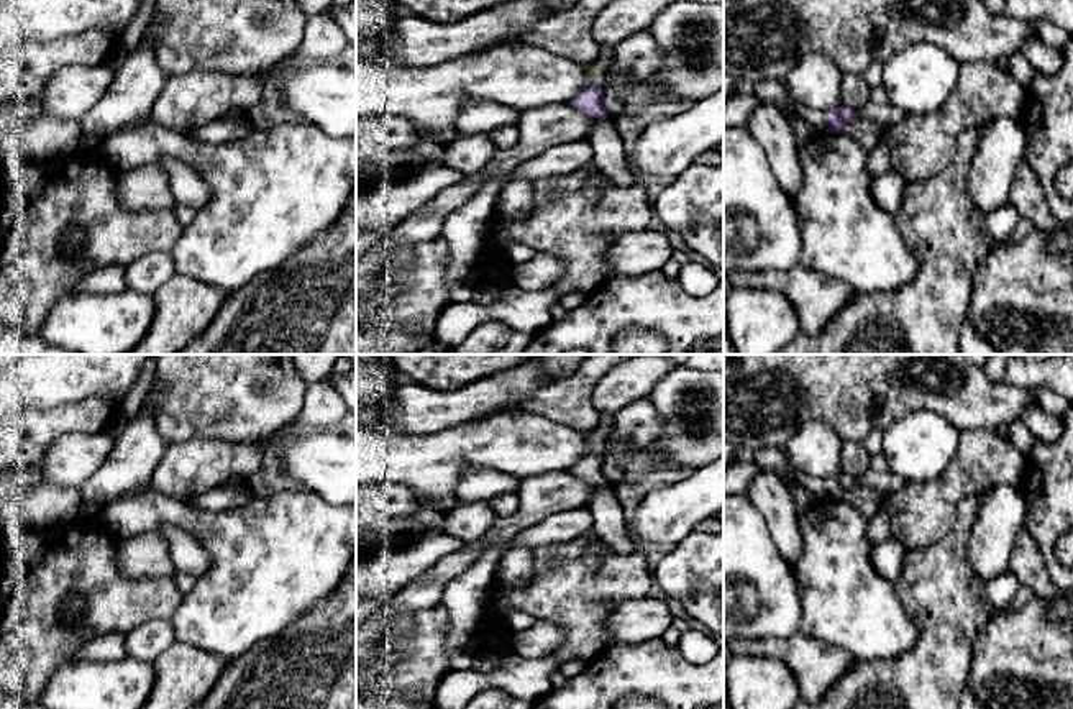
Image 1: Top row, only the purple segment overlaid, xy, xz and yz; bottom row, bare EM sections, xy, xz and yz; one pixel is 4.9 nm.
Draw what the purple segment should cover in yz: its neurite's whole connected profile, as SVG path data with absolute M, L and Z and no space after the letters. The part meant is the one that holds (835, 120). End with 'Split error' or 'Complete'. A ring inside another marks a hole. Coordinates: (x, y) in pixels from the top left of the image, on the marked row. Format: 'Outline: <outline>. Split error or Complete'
Outline: M760 80L755 82L753 94L768 105L786 107L797 118L807 121L815 133L829 131L829 133L843 133L845 126L856 117L856 112L842 105L832 110L812 110L796 102L791 94L788 84L784 80Z. Split error

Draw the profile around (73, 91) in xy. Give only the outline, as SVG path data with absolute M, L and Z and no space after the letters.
M108 64L66 66L49 79L33 100L43 107L43 115L59 120L84 120L105 97L113 75L115 71Z

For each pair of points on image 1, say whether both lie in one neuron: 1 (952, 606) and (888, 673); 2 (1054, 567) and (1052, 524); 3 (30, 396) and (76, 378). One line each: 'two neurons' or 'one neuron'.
1: one neuron
2: one neuron
3: one neuron

